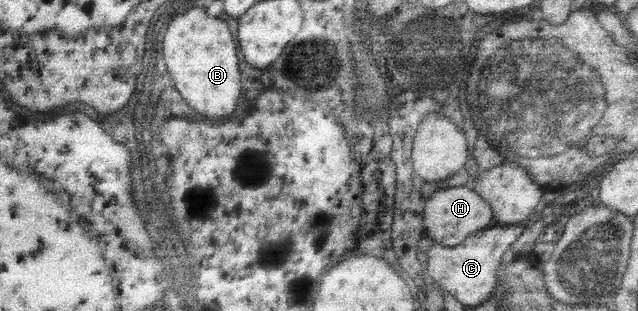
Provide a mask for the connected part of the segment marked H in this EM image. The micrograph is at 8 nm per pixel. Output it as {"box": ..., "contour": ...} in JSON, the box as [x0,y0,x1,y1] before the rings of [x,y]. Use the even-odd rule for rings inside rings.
{"box":[421,185,493,248],"contour":[[[468,185],[450,188],[445,186],[430,195],[425,202],[421,216],[424,234],[434,244],[440,244],[446,248],[452,248],[464,242],[472,233],[481,231],[484,226],[488,226],[493,221],[489,204],[484,202]]]}

